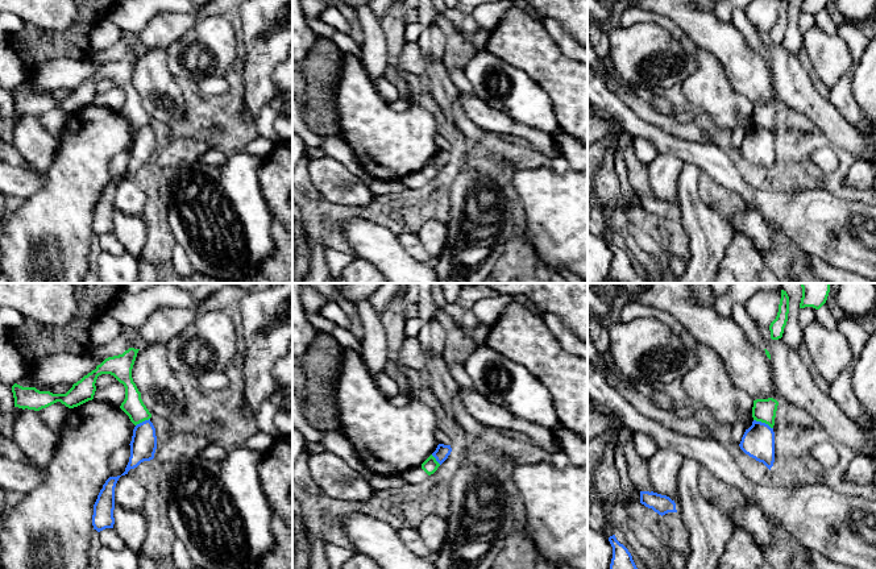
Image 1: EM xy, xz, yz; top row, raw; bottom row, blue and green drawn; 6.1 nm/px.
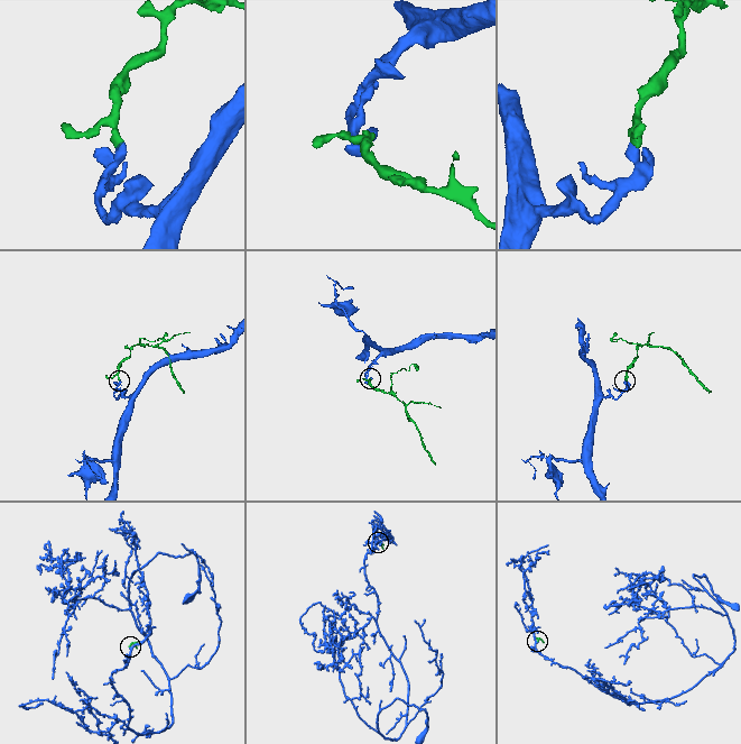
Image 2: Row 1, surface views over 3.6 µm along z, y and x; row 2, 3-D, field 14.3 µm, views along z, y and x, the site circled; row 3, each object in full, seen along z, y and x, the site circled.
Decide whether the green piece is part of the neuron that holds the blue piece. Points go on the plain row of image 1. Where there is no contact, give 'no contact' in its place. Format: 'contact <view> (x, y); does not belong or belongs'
contact yz (763, 128); does not belong

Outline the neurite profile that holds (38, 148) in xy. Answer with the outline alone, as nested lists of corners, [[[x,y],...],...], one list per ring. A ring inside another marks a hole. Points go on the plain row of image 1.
[[[25,113],[14,122],[12,145],[25,158],[26,166],[45,171],[55,158],[59,137],[49,134],[37,116]]]

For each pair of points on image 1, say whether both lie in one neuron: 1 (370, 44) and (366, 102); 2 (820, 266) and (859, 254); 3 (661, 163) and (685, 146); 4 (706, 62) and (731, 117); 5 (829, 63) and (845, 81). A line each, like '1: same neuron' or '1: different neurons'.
1: different neurons
2: different neurons
3: different neurons
4: same neuron
5: different neurons

